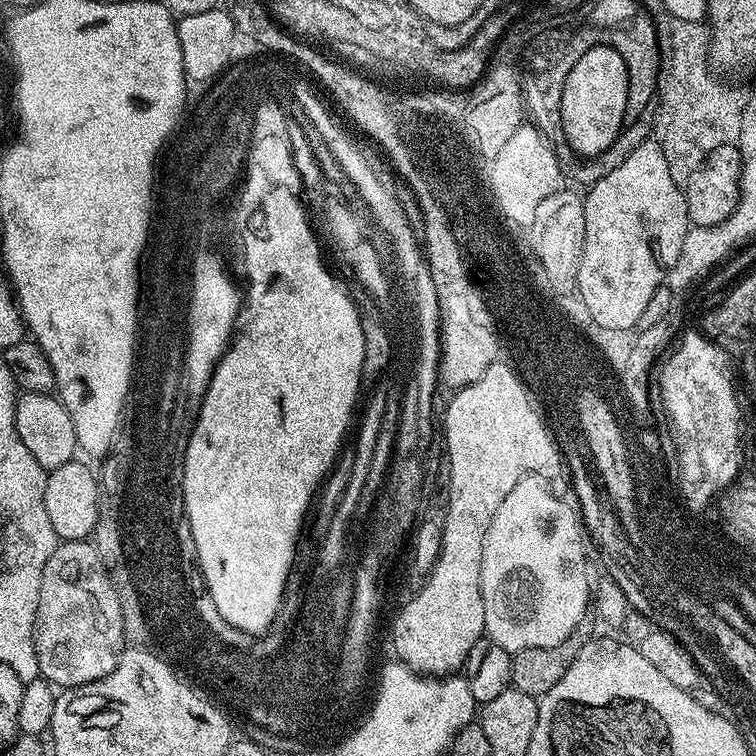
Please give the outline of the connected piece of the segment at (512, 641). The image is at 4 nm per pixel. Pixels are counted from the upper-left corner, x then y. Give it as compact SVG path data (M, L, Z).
M535 474L524 476L519 480L514 486L514 490L510 490L510 494L506 494L506 498L502 498L502 506L498 506L498 510L494 510L494 518L490 518L490 530L486 530L486 542L482 542L480 589L482 590L482 606L484 607L484 630L487 639L498 646L502 646L502 650L513 654L522 650L534 650L535 648L553 648L562 642L566 642L566 638L570 638L570 634L581 627L580 619L583 618L584 611L590 608L590 595L586 584L586 564L589 557L584 554L585 527L580 516L572 517L576 508L568 511L568 508L564 508L568 500L560 496L556 497L547 487L551 488L541 477Z

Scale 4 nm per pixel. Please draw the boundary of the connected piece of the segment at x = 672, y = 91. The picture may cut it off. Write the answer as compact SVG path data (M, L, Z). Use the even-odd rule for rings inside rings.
M668 13L663 15L663 19L662 21L659 19L656 24L656 34L660 45L660 68L655 93L648 102L648 106L644 108L640 118L636 122L624 126L615 142L620 144L625 154L628 155L643 141L651 138L660 145L660 149L666 154L672 172L683 180L707 158L712 150L716 150L720 146L739 143L740 115L743 112L743 105L738 100L740 98L741 101L742 96L739 96L736 91L722 86L712 76L711 33L705 23L674 18Z

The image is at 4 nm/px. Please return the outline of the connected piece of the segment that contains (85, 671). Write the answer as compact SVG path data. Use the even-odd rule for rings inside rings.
M79 544L64 548L57 545L54 554L50 554L46 570L42 570L42 590L38 594L32 641L36 647L41 677L60 690L86 686L90 682L106 678L106 674L110 674L118 666L120 655L126 646L124 623L112 588L109 587L100 564L97 564L94 545L91 548Z

